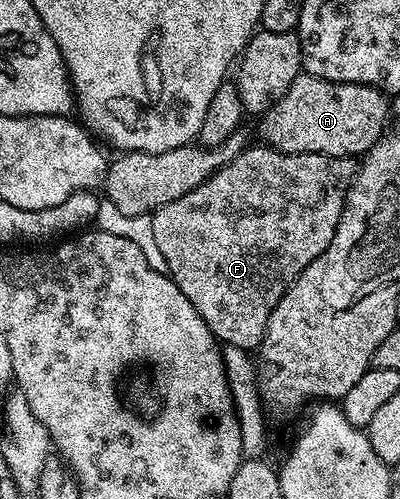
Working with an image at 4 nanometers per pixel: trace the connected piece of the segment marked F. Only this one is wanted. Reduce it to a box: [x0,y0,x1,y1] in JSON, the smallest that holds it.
[152,146,356,350]

